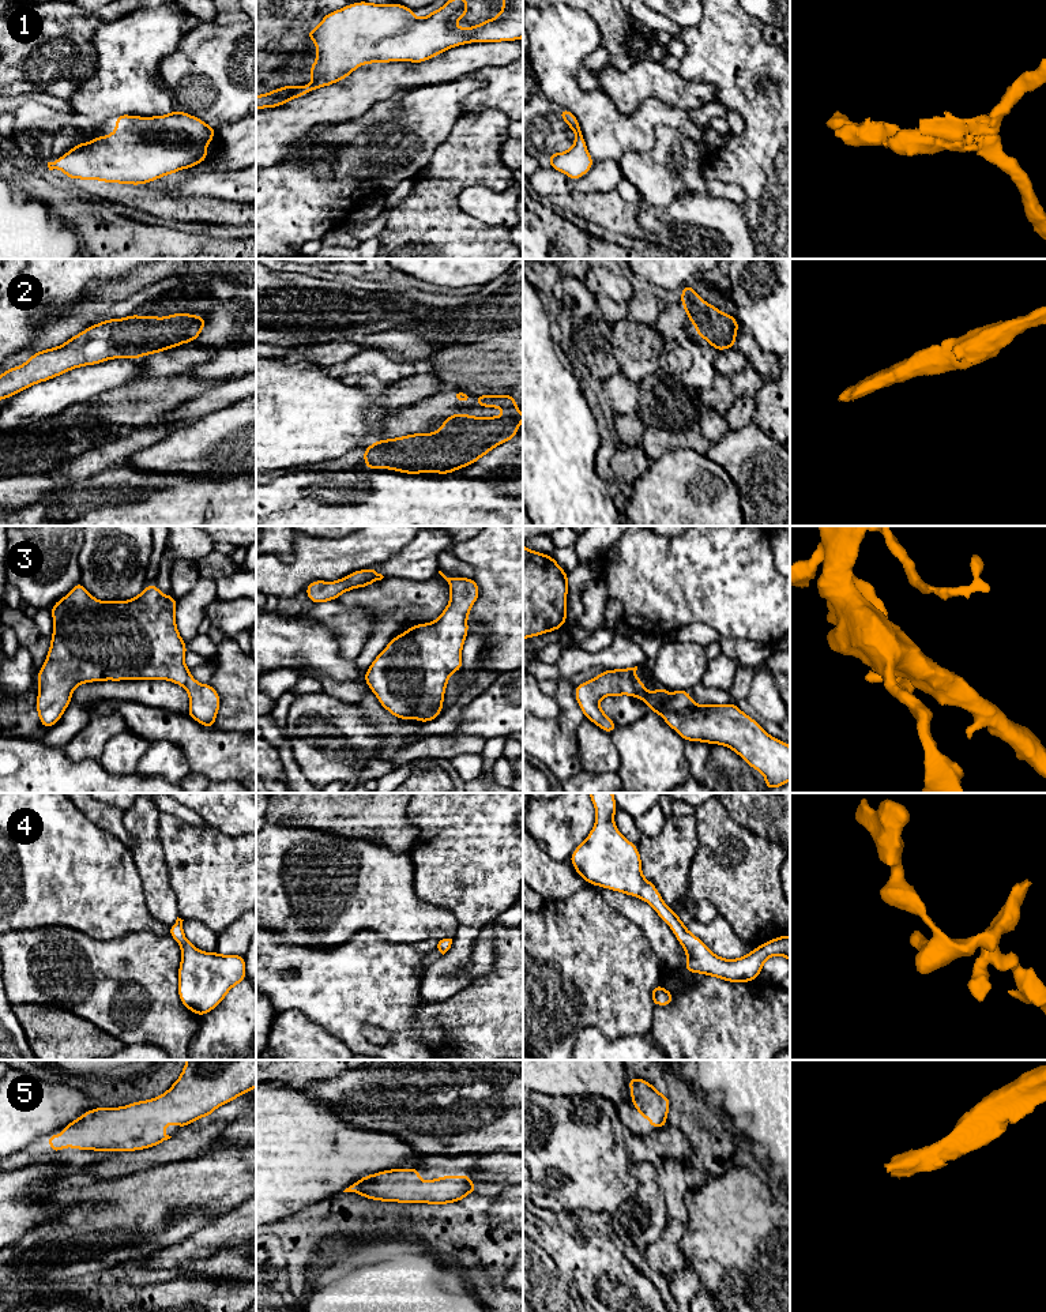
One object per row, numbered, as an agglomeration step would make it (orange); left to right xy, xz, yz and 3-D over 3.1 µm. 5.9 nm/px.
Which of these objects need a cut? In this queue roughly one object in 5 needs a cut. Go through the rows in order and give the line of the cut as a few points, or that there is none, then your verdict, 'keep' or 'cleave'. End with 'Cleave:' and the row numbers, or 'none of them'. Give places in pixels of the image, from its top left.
1: cut none; keep
2: cut none; keep
3: cut none; keep
4: cut none; keep
5: cut none; keep
Cleave: none of them

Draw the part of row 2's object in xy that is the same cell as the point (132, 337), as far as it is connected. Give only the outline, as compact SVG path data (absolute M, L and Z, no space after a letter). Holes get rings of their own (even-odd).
M185 312L165 317L133 313L124 319L108 319L1 373L0 401L79 366L113 358L135 360L193 342L204 326L204 316Z

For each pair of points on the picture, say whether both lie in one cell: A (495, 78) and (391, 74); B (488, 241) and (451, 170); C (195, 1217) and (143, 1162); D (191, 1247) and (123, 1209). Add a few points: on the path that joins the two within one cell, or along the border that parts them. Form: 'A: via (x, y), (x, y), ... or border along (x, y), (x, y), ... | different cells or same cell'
A: border along (507, 64), (485, 66), (471, 74) | different cells
B: via (469, 228), (451, 210), (451, 190) | same cell
C: border along (181, 1161), (161, 1164), (119, 1177) | different cells
D: border along (207, 1224), (184, 1239), (160, 1247), (150, 1254) | different cells

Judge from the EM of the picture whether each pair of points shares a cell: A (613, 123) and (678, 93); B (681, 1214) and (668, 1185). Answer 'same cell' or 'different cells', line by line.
A: different cells
B: same cell

